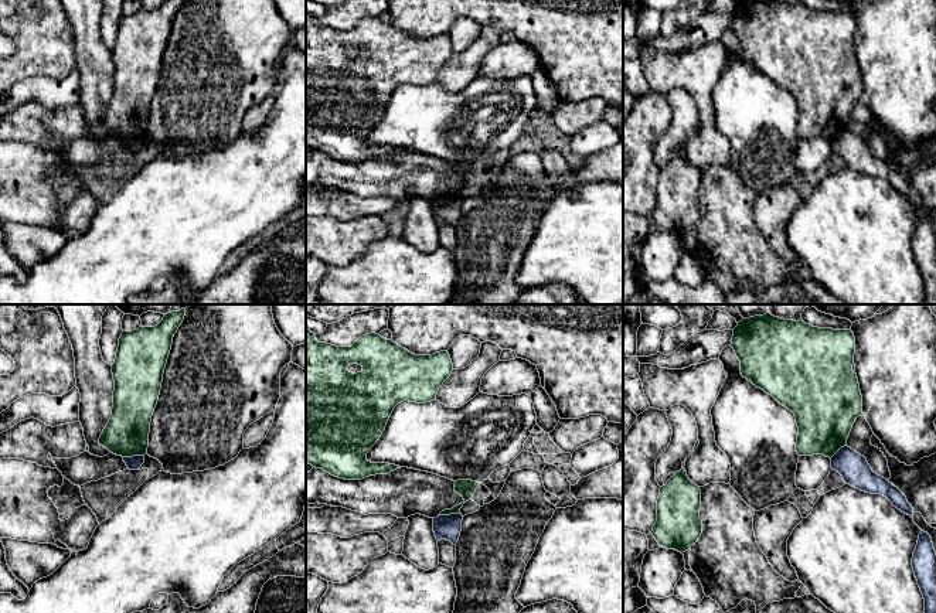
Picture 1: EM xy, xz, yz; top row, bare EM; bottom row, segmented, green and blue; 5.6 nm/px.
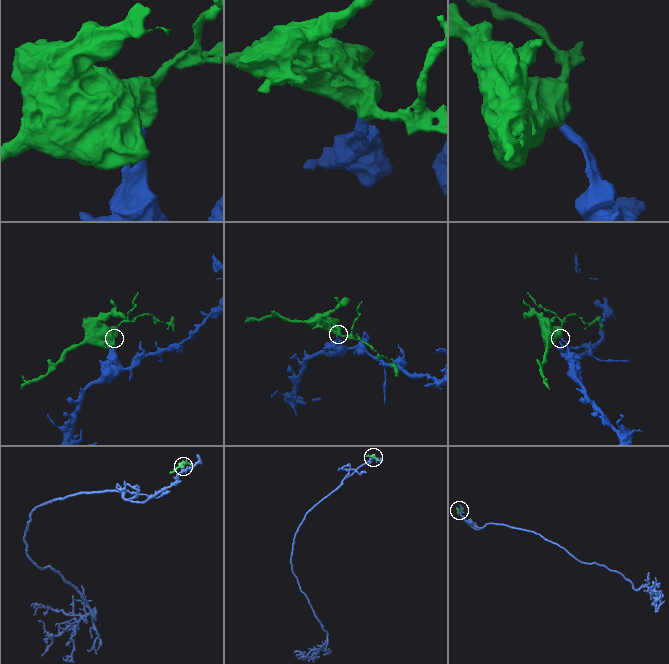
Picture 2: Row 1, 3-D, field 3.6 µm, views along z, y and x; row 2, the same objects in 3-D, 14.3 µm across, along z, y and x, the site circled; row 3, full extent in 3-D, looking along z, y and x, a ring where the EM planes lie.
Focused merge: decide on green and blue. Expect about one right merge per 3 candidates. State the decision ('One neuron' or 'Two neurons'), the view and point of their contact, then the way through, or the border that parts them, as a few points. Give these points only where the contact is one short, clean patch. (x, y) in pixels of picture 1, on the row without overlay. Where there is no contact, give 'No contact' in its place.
Two neurons. Touches green at xz (448, 197). Boundary: xz (459, 196), (438, 200)

